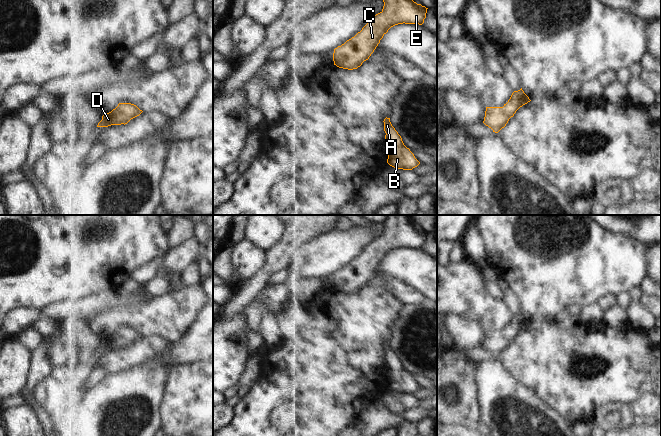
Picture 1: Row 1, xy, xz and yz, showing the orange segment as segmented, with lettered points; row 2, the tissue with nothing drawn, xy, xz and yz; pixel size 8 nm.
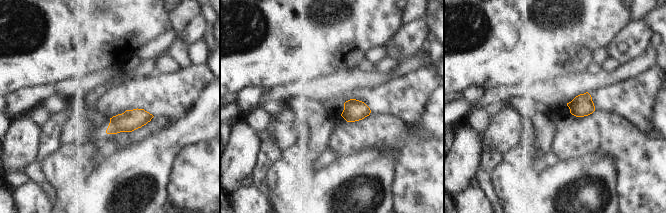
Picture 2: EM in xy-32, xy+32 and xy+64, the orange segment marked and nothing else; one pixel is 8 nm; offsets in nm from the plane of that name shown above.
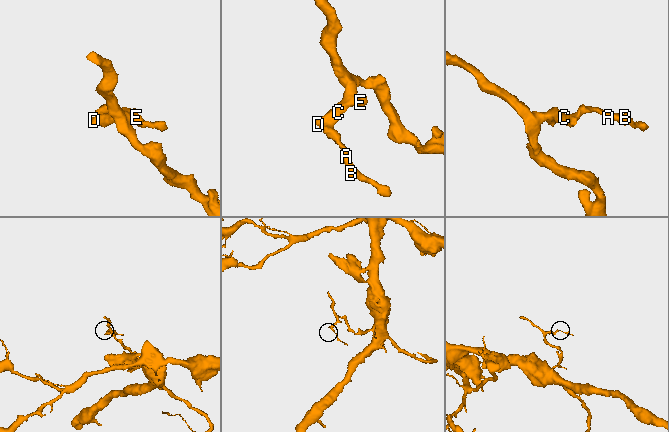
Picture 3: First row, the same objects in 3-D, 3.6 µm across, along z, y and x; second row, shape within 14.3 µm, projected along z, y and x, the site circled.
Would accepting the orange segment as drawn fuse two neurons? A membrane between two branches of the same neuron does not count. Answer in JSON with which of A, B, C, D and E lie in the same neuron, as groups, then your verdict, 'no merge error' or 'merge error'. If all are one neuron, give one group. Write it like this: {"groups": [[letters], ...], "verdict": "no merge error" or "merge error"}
{"groups": [["A", "B", "C", "D", "E"]], "verdict": "no merge error"}

